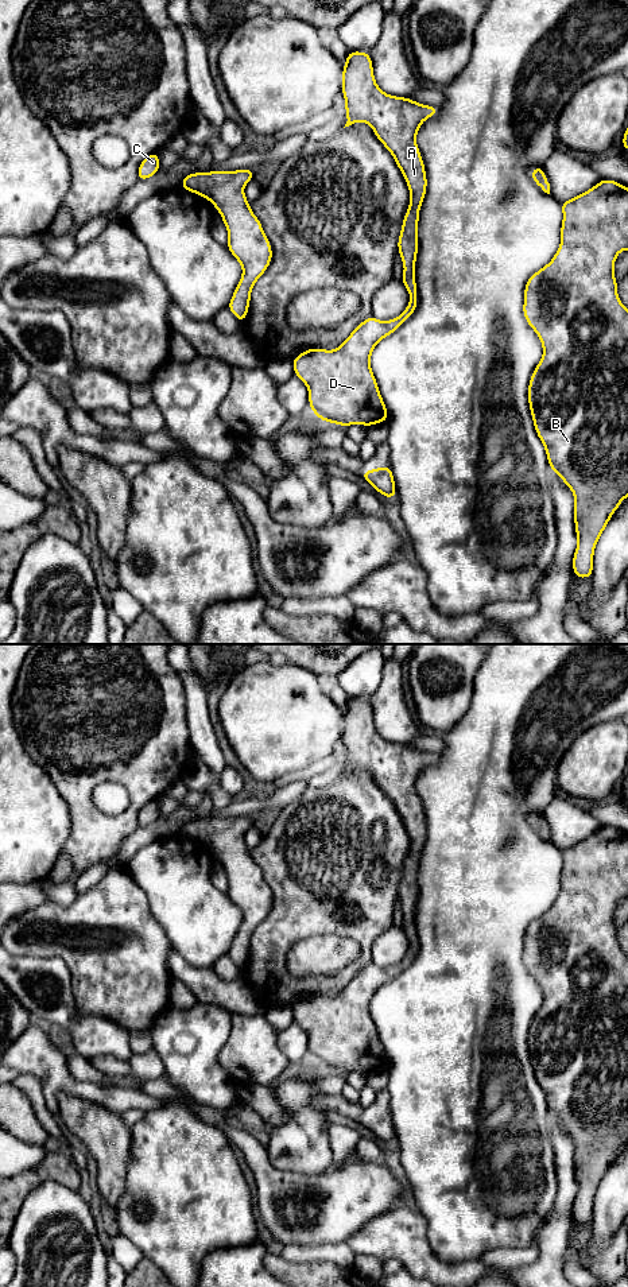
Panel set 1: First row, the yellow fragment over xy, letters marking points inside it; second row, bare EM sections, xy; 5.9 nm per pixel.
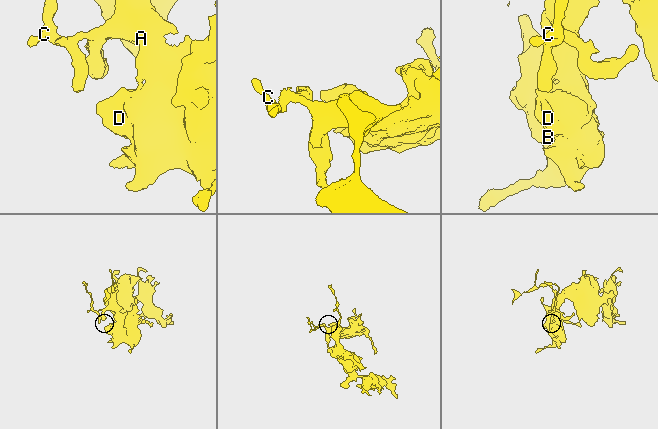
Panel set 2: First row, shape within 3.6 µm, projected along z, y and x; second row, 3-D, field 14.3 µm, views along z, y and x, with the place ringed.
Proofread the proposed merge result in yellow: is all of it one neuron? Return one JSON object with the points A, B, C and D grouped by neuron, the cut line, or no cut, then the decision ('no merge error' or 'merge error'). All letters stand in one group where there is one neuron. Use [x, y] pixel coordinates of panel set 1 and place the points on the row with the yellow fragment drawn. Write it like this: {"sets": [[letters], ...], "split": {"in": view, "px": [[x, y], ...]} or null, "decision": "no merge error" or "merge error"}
{"sets": [["A", "B", "C", "D"]], "split": null, "decision": "no merge error"}

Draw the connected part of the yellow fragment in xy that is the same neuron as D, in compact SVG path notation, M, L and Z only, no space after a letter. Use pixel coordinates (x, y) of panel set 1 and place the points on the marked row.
M349 51L342 67L345 127L368 123L375 136L389 151L410 190L410 205L398 239L403 260L402 283L410 294L406 310L389 321L373 315L349 334L334 350L311 348L292 358L294 373L309 389L309 406L323 422L367 427L388 422L388 411L371 369L375 346L398 330L418 307L415 263L418 256L419 210L426 195L427 177L416 144L425 120L438 113L438 106L422 105L408 97L389 96L375 81L369 53Z

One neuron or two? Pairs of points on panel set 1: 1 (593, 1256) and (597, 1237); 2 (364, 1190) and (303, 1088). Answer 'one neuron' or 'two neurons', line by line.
1: two neurons
2: two neurons

